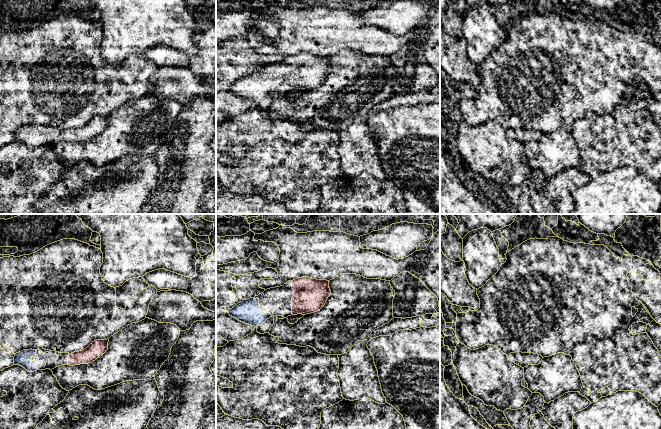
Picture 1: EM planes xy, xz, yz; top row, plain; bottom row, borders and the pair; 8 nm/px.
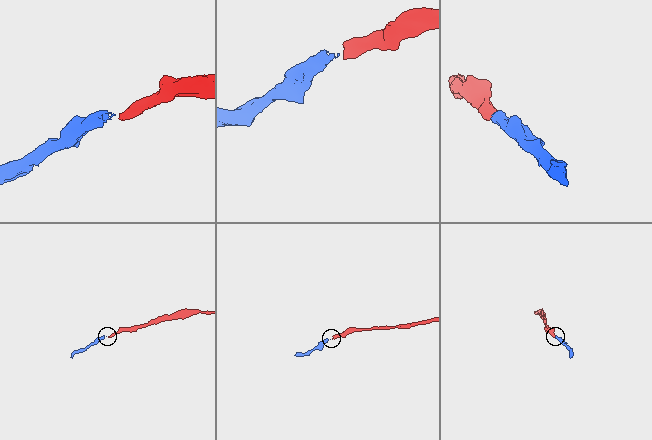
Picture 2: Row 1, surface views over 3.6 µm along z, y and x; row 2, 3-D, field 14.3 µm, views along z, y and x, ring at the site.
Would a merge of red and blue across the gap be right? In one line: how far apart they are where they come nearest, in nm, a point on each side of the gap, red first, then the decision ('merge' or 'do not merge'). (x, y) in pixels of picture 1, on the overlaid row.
gap 60 nm; span xy (68, 356), (60, 355); merge

